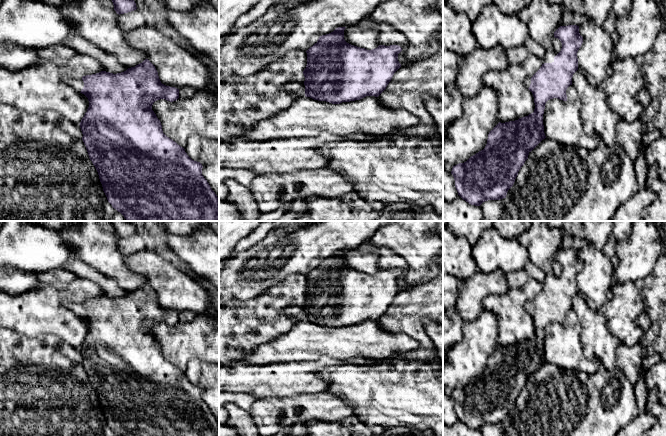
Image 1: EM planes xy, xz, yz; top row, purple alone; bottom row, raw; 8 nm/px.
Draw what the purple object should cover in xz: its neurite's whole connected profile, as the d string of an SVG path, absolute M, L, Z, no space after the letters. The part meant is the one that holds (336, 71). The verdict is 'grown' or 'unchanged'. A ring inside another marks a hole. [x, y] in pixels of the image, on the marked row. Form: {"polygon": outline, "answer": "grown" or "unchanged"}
{"polygon": "M338 27L333 32L322 35L307 53L307 65L303 71L305 96L332 104L360 100L366 96L378 97L401 67L398 45L379 45L367 50L347 43L344 39L346 27Z", "answer": "unchanged"}

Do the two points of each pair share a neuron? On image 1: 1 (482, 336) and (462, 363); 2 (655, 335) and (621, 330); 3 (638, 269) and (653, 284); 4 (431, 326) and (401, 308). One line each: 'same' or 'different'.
1: same
2: different
3: different
4: different

